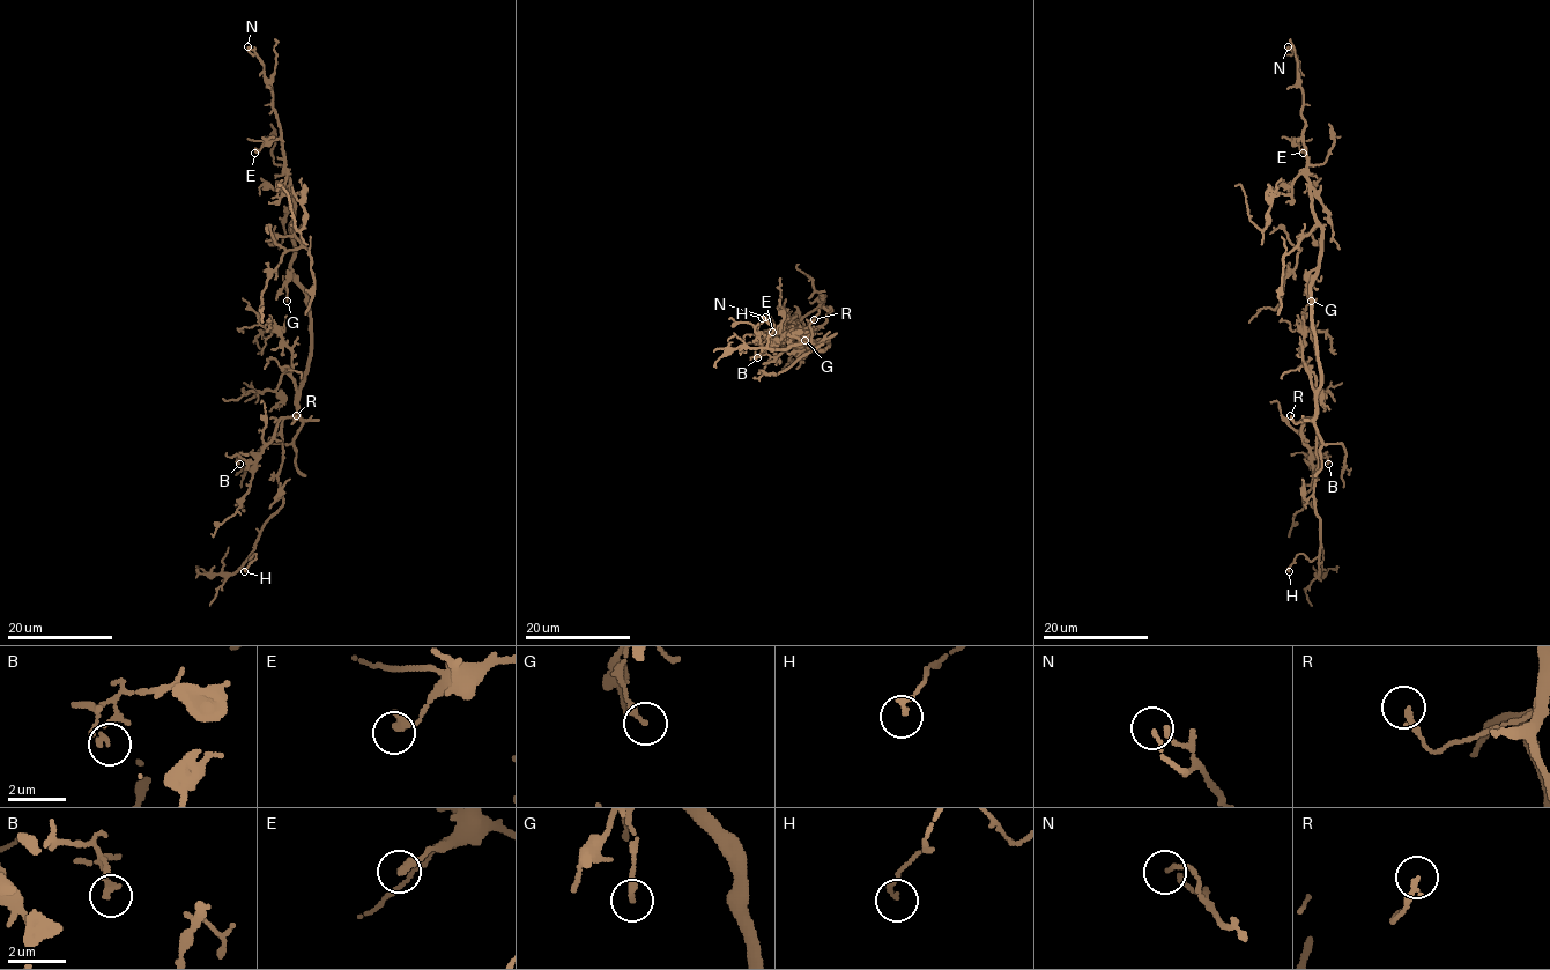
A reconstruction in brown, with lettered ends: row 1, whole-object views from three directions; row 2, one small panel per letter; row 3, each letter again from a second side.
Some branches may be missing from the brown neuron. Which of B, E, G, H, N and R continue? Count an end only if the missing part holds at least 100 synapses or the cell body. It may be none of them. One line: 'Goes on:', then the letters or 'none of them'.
Goes on: none of them

